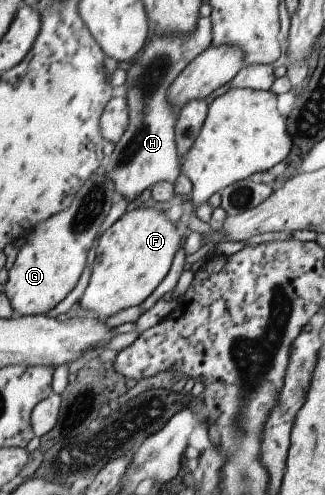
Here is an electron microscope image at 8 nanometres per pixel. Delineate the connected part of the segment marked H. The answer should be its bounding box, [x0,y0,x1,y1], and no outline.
[101,16,211,201]

